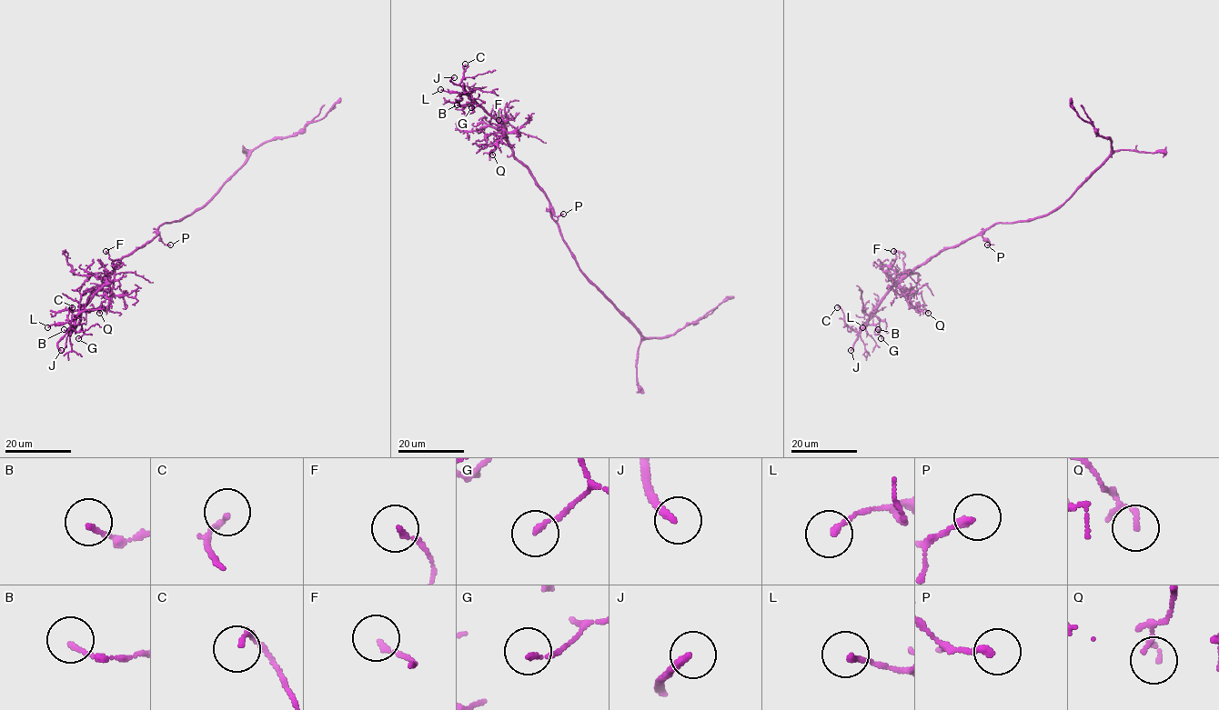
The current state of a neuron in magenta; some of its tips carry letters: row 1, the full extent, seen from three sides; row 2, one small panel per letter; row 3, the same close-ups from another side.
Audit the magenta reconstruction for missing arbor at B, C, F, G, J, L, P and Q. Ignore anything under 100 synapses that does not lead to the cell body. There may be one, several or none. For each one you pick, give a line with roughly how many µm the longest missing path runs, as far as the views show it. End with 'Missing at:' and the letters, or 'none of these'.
J: missing 20 µm
Missing at: J

